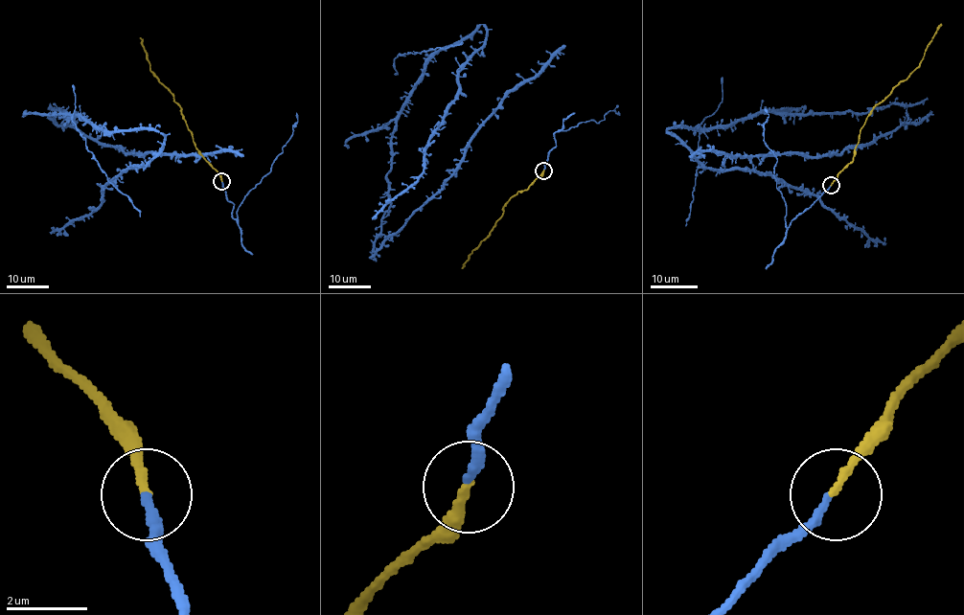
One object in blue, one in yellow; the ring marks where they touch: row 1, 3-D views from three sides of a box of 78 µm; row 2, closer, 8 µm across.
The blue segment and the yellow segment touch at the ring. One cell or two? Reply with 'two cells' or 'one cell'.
one cell

